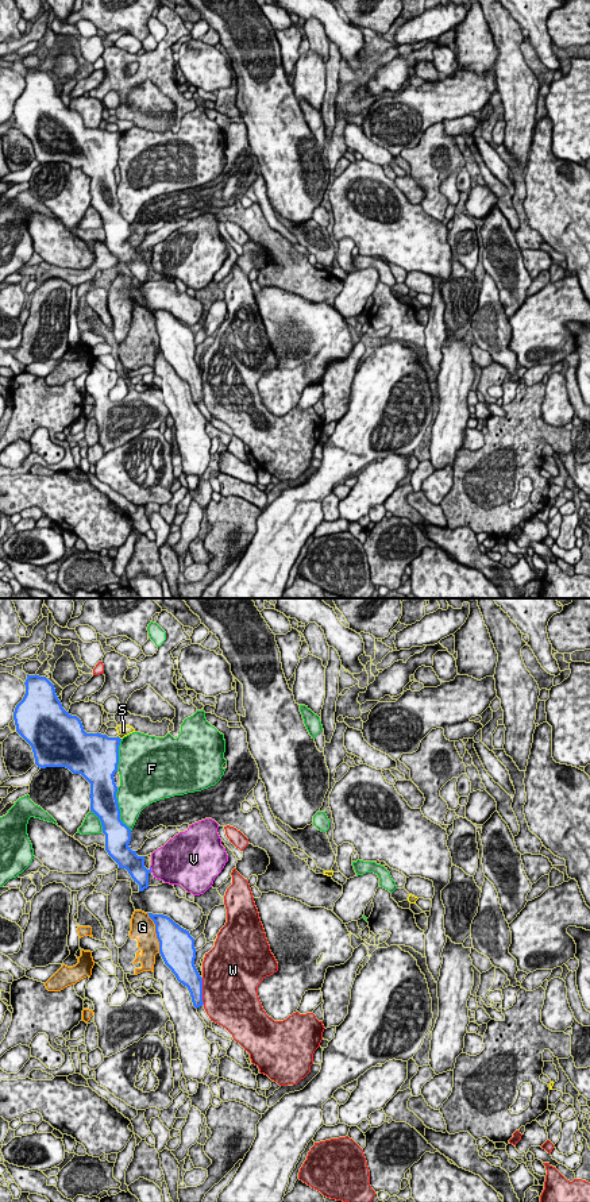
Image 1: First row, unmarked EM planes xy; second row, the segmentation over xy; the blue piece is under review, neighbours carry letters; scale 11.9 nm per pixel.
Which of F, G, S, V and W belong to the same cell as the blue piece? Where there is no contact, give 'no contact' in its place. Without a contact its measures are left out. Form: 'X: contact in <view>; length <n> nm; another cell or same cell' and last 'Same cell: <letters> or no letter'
F: contact in xy; length 550 nm; another cell
G: contact in xy; length 500 nm; another cell
S: contact in xy; length 70 nm; another cell
V: contact in xy; length 80 nm; another cell
W: contact in xy; length 320 nm; another cell
Same cell: no letter

